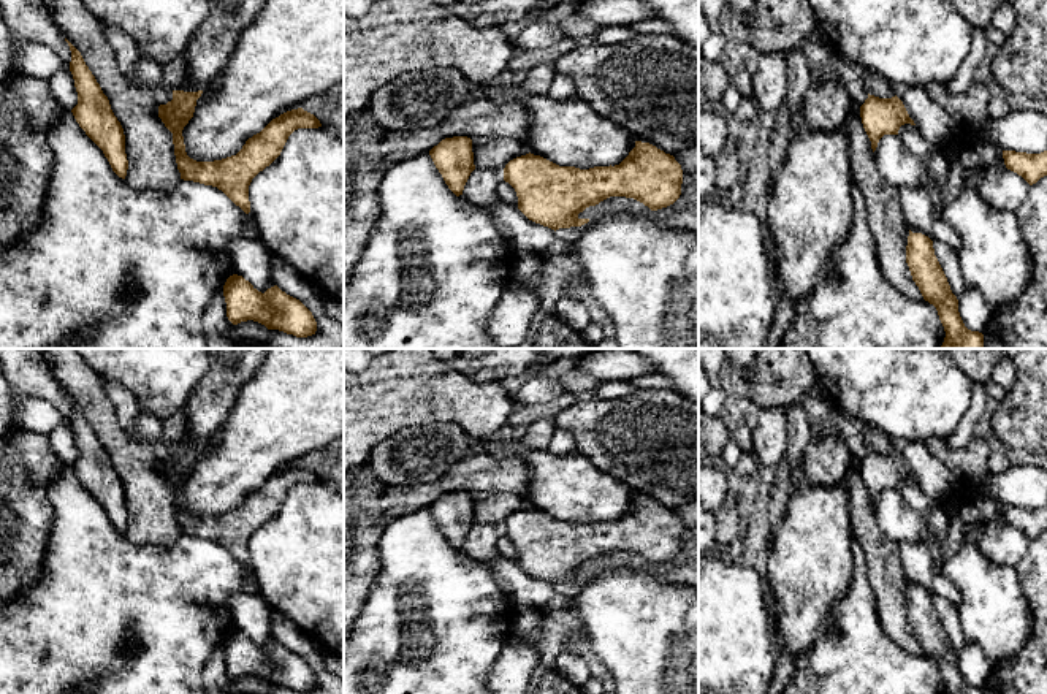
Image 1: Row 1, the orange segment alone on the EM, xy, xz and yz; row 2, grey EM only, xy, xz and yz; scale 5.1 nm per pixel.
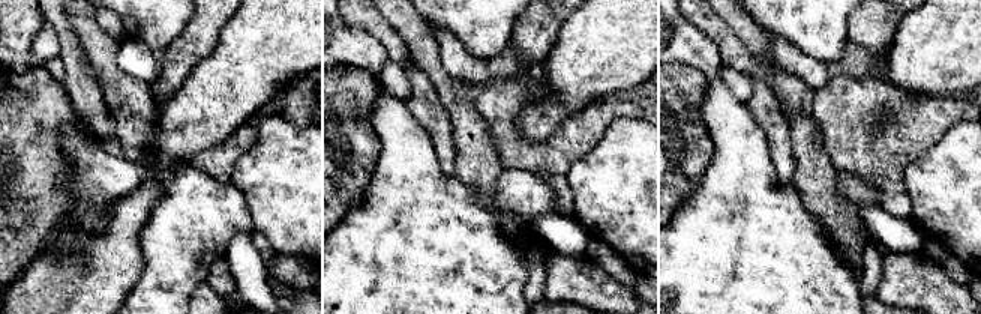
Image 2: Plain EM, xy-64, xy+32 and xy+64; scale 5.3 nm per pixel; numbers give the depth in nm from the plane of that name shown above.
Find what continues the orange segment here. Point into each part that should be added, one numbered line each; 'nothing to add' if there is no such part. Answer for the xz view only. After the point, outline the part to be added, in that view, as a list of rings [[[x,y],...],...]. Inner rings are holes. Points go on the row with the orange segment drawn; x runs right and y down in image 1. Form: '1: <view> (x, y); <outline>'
nothing to add

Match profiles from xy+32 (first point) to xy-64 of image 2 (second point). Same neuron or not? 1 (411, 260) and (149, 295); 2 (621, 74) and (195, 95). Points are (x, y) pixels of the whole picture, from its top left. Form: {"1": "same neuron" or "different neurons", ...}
{"1": "same neuron", "2": "same neuron"}

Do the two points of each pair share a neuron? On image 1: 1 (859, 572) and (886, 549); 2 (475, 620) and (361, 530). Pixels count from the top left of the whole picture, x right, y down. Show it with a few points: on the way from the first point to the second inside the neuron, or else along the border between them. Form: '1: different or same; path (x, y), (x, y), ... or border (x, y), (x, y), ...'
1: different; border (854, 539), (864, 552), (867, 575), (876, 602)
2: different; border (403, 515), (379, 541), (379, 572), (373, 580)

